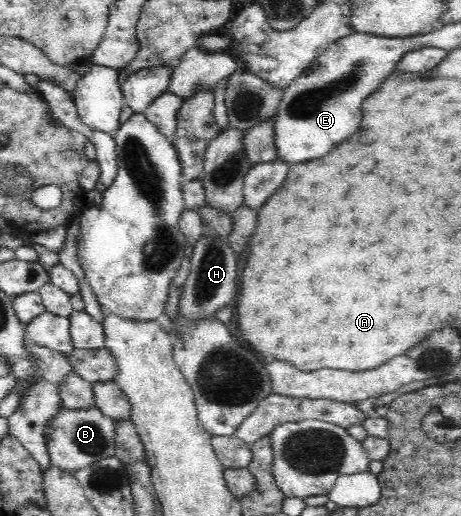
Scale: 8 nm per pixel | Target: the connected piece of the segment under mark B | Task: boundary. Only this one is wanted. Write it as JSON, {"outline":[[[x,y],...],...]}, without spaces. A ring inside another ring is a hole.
{"outline":[[[96,405],[81,410],[60,407],[45,424],[44,438],[51,462],[73,474],[78,468],[87,466],[100,458],[115,455],[117,450],[116,422],[103,414]]]}

